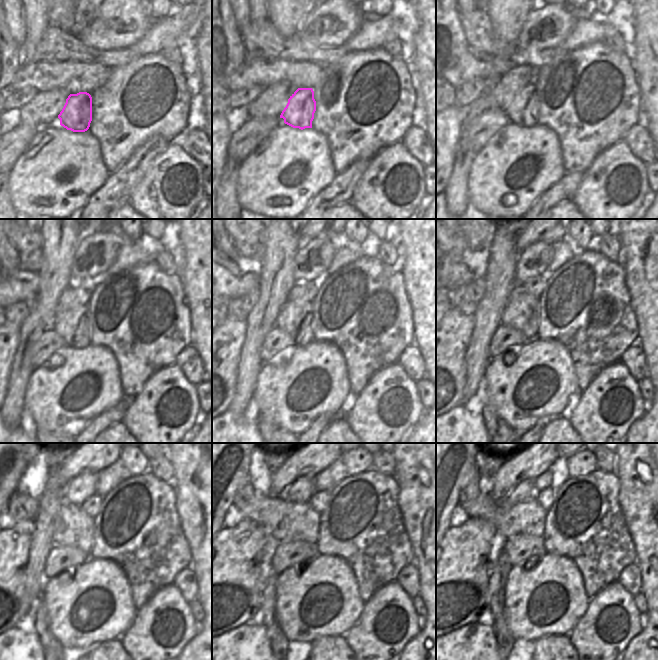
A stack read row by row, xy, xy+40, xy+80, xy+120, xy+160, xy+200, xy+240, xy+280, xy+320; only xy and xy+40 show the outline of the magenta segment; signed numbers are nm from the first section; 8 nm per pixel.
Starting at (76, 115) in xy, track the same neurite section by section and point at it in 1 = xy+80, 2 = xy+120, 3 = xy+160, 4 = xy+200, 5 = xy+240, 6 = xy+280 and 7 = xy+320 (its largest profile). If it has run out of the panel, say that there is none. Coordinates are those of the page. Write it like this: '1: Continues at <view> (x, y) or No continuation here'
1: Continues at xy+80 (523, 110)
2: Continues at xy+120 (73, 326)
3: Continues at xy+160 (295, 318)
4: Continues at xy+200 (522, 312)
5: Continues at xy+240 (75, 528)
6: Continues at xy+280 (290, 525)
7: Continues at xy+320 (530, 520)

